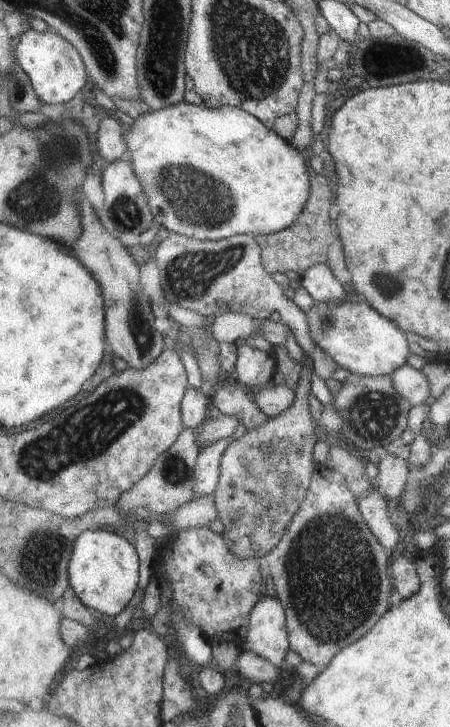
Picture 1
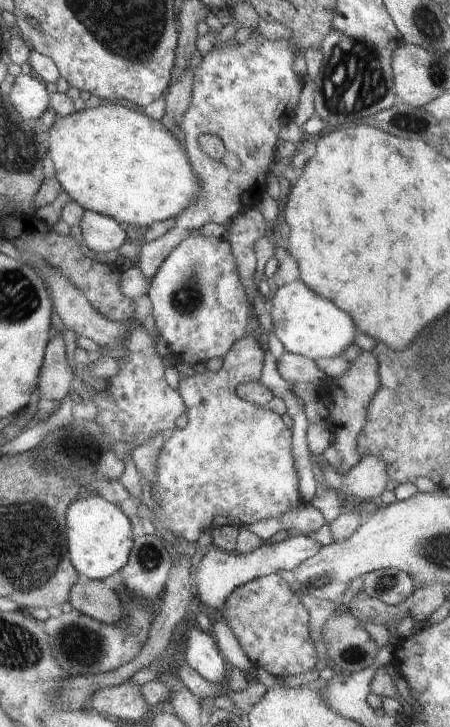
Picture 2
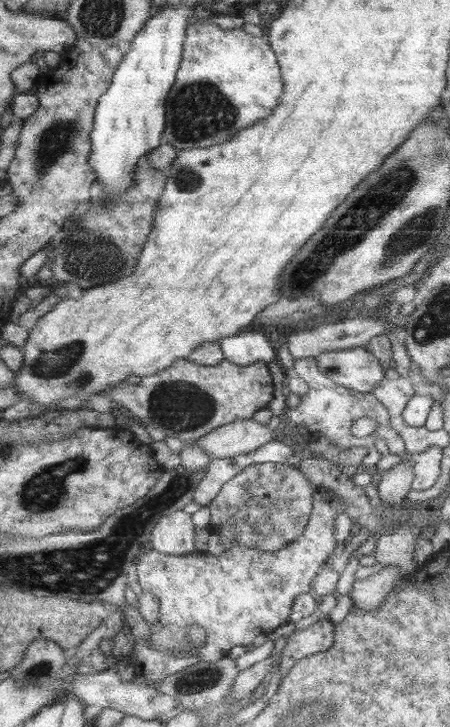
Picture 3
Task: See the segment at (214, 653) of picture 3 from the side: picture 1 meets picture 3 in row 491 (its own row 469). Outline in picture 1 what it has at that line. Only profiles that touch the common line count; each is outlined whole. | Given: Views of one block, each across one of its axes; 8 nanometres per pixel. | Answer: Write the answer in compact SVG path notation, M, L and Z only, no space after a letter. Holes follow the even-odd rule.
M316 463L304 502L280 542L266 555L276 597L285 610L290 649L303 661L321 669L327 667L340 650L360 640L390 609L390 595L394 590L384 550L386 548L374 538L364 522L357 497L350 492L344 476Z

